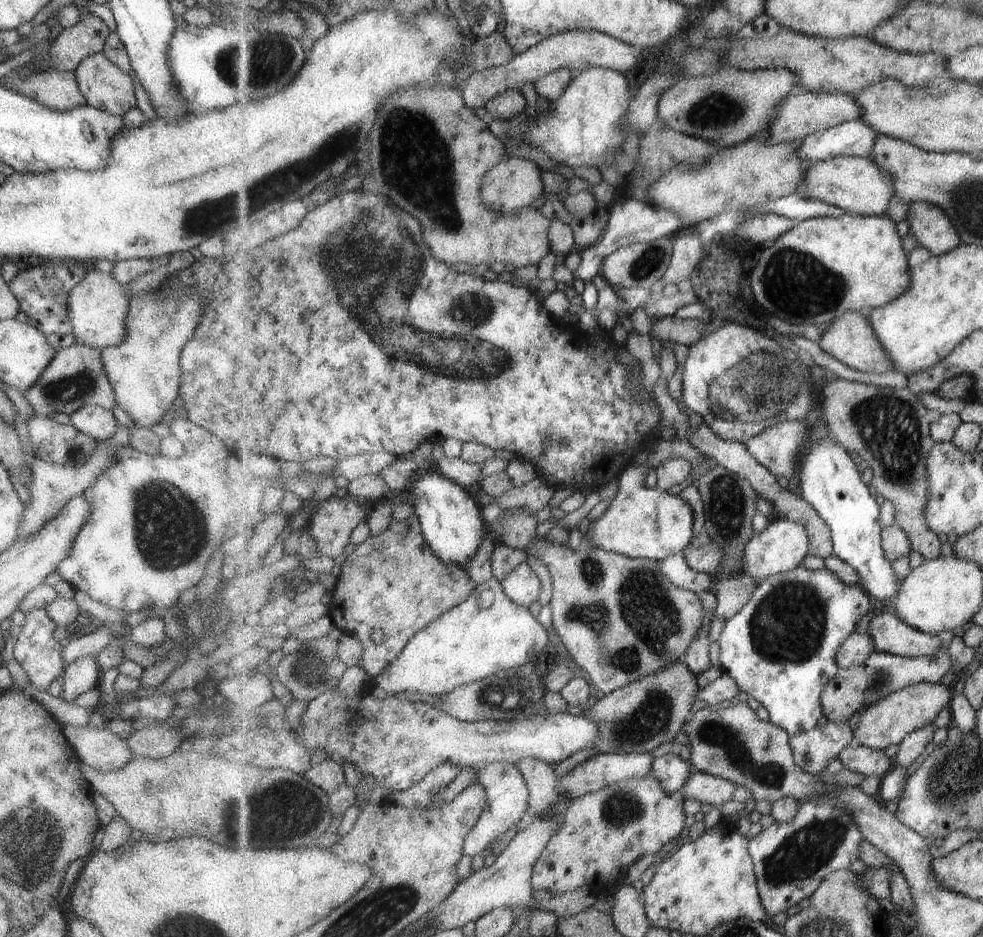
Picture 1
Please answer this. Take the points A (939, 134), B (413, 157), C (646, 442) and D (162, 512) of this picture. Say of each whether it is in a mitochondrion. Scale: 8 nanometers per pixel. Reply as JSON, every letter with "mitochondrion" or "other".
{"A":"other","B":"mitochondrion","C":"other","D":"mitochondrion"}

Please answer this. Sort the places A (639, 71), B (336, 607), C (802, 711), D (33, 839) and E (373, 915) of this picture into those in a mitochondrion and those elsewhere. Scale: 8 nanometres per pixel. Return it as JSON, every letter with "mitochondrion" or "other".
{"A":"other","B":"other","C":"other","D":"mitochondrion","E":"mitochondrion"}

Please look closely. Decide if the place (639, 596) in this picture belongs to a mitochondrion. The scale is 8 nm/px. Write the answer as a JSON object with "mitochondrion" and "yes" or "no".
{"mitochondrion":"yes"}

